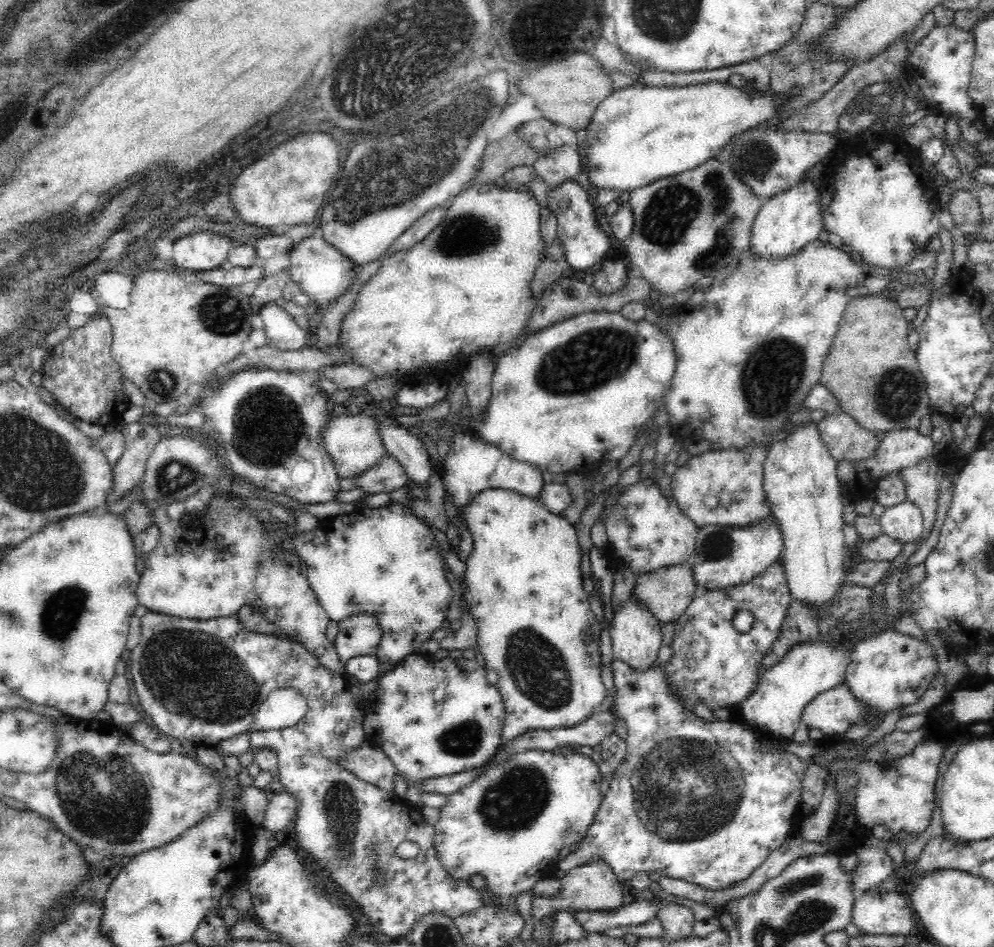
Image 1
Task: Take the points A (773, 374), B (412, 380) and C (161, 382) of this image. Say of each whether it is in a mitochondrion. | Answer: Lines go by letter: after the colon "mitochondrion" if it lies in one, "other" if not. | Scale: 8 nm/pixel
A: mitochondrion
B: other
C: mitochondrion

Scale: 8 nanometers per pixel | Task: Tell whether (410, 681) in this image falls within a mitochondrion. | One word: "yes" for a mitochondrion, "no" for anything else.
no

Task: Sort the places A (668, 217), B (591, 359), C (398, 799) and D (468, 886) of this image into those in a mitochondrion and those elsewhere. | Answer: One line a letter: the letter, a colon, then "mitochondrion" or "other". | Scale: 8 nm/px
A: mitochondrion
B: mitochondrion
C: other
D: other

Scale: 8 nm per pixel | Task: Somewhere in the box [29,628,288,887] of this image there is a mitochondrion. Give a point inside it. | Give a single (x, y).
(122, 820)

